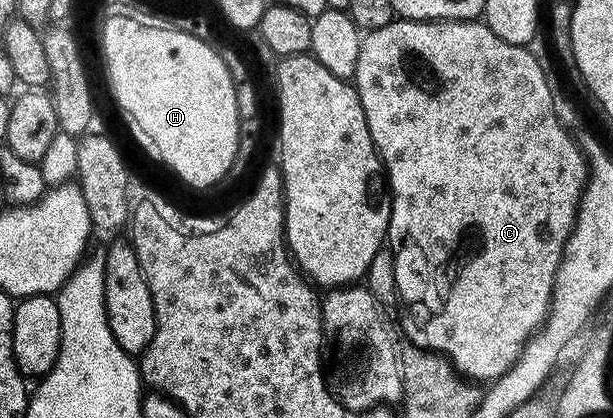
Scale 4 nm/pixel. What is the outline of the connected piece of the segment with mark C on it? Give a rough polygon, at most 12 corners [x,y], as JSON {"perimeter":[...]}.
{"perimeter":[[393,18],[354,87],[407,343],[493,382],[588,161],[534,53]]}

